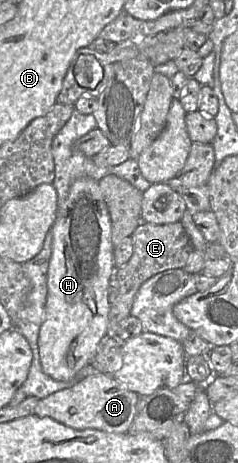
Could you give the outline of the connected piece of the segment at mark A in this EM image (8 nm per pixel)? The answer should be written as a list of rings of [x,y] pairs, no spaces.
[[[97,372],[69,388],[39,399],[34,415],[50,417],[76,430],[96,429],[108,433],[127,433],[138,411],[140,396],[112,375]]]

